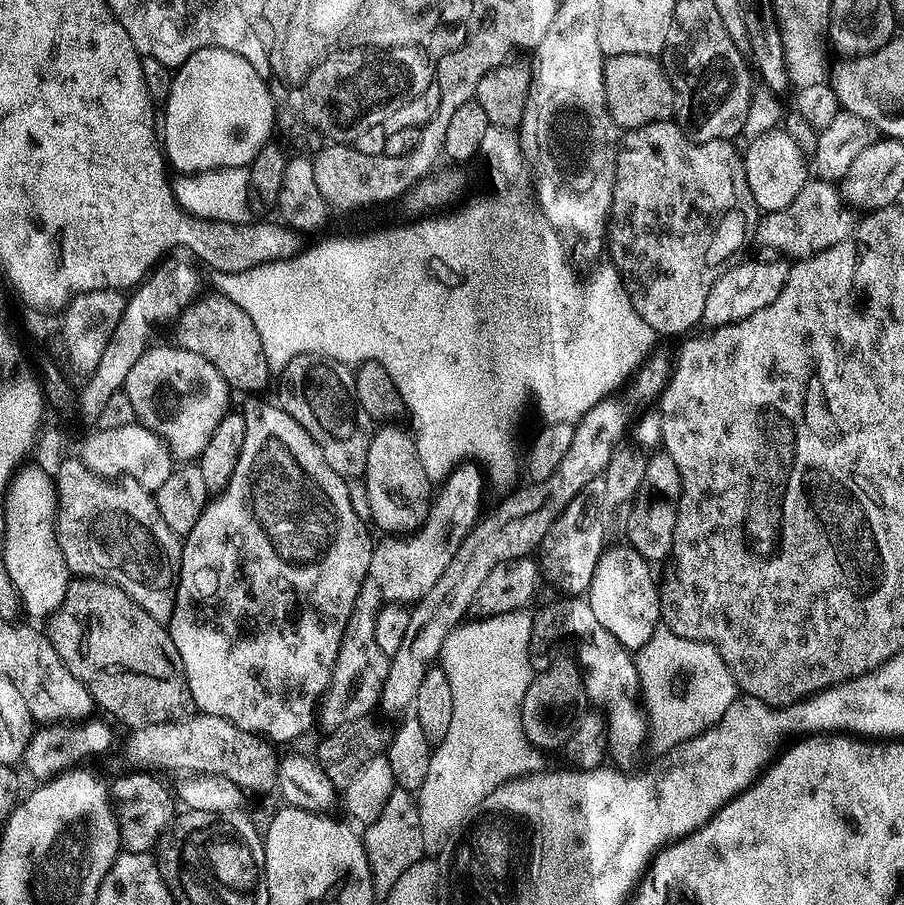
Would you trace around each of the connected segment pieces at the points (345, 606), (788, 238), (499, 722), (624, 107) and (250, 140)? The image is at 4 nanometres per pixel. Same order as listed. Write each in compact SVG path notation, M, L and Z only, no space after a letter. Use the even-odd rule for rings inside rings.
M248 398L242 411L246 422L246 438L242 438L242 454L238 454L238 466L234 466L234 474L224 491L215 498L209 499L202 510L202 518L194 522L194 530L183 537L180 550L180 579L176 581L176 601L172 616L168 619L167 629L174 642L174 650L178 650L178 658L182 658L182 670L186 682L190 686L193 705L203 715L226 718L234 726L247 732L255 732L269 742L277 745L287 740L296 740L312 724L312 707L321 699L332 677L332 666L336 661L336 651L340 648L340 640L348 625L350 614L354 610L354 602L358 598L358 590L366 578L366 570L370 570L370 558L374 547L374 539L368 533L369 525L358 514L354 514L354 506L350 506L348 480L334 474L330 466L322 458L322 450L280 408L279 403L267 404L264 398Z
M812 178L802 186L802 190L798 190L798 198L794 198L790 206L763 213L759 217L754 240L764 248L773 248L776 251L773 253L781 257L792 256L791 258L796 260L804 260L807 256L818 254L848 237L850 223L848 224L847 214L849 215L837 185L827 180Z
M521 610L475 619L453 629L438 657L450 682L454 710L450 730L433 751L426 782L418 793L422 838L428 850L453 835L464 815L483 796L491 797L498 784L537 771L536 759L542 756L541 749L528 743L520 717L522 698L534 675L528 657L532 616Z
M618 54L604 62L604 89L606 106L621 130L646 126L655 120L666 120L673 115L676 95L663 63L646 54Z
M207 48L190 54L190 58L186 58L186 62L175 69L170 86L170 98L162 105L162 111L164 111L164 116L162 112L162 151L167 163L171 167L173 164L177 168L175 171L180 174L210 172L217 168L248 168L251 166L256 155L273 139L272 127L276 124L276 114L278 118L278 104L274 96L272 100L272 92L268 89L268 83L265 77L258 74L258 70L254 70L254 66L250 66L250 62L246 62L246 58L242 58L242 54L234 54L230 50L221 48Z

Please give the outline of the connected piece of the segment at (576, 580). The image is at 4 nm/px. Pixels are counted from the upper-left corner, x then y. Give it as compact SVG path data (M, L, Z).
M603 479L589 482L574 498L574 502L570 502L570 506L566 506L566 510L562 510L562 514L554 522L554 526L550 526L546 538L542 538L538 549L538 567L543 579L549 580L560 591L557 593L563 594L565 597L583 597L594 578L598 558L604 553L606 547L606 541L604 541L604 504L607 500L608 496L604 489Z

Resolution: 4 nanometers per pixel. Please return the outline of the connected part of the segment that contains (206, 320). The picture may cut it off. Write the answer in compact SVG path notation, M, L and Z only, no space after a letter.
M219 294L201 295L195 302L188 304L175 321L175 347L190 350L190 354L202 354L206 362L210 362L222 374L229 389L244 394L260 394L268 384L270 373L266 354L262 350L262 338L258 338L258 330L254 330L254 322L250 322L250 314L242 310L242 306L234 306L230 298Z

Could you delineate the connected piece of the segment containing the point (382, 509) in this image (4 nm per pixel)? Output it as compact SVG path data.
M380 426L373 431L370 454L366 454L366 470L362 479L366 494L370 494L371 523L377 524L384 534L412 534L423 526L424 519L428 517L428 510L434 499L434 484L426 478L426 470L422 470L415 439L394 428L396 427Z

